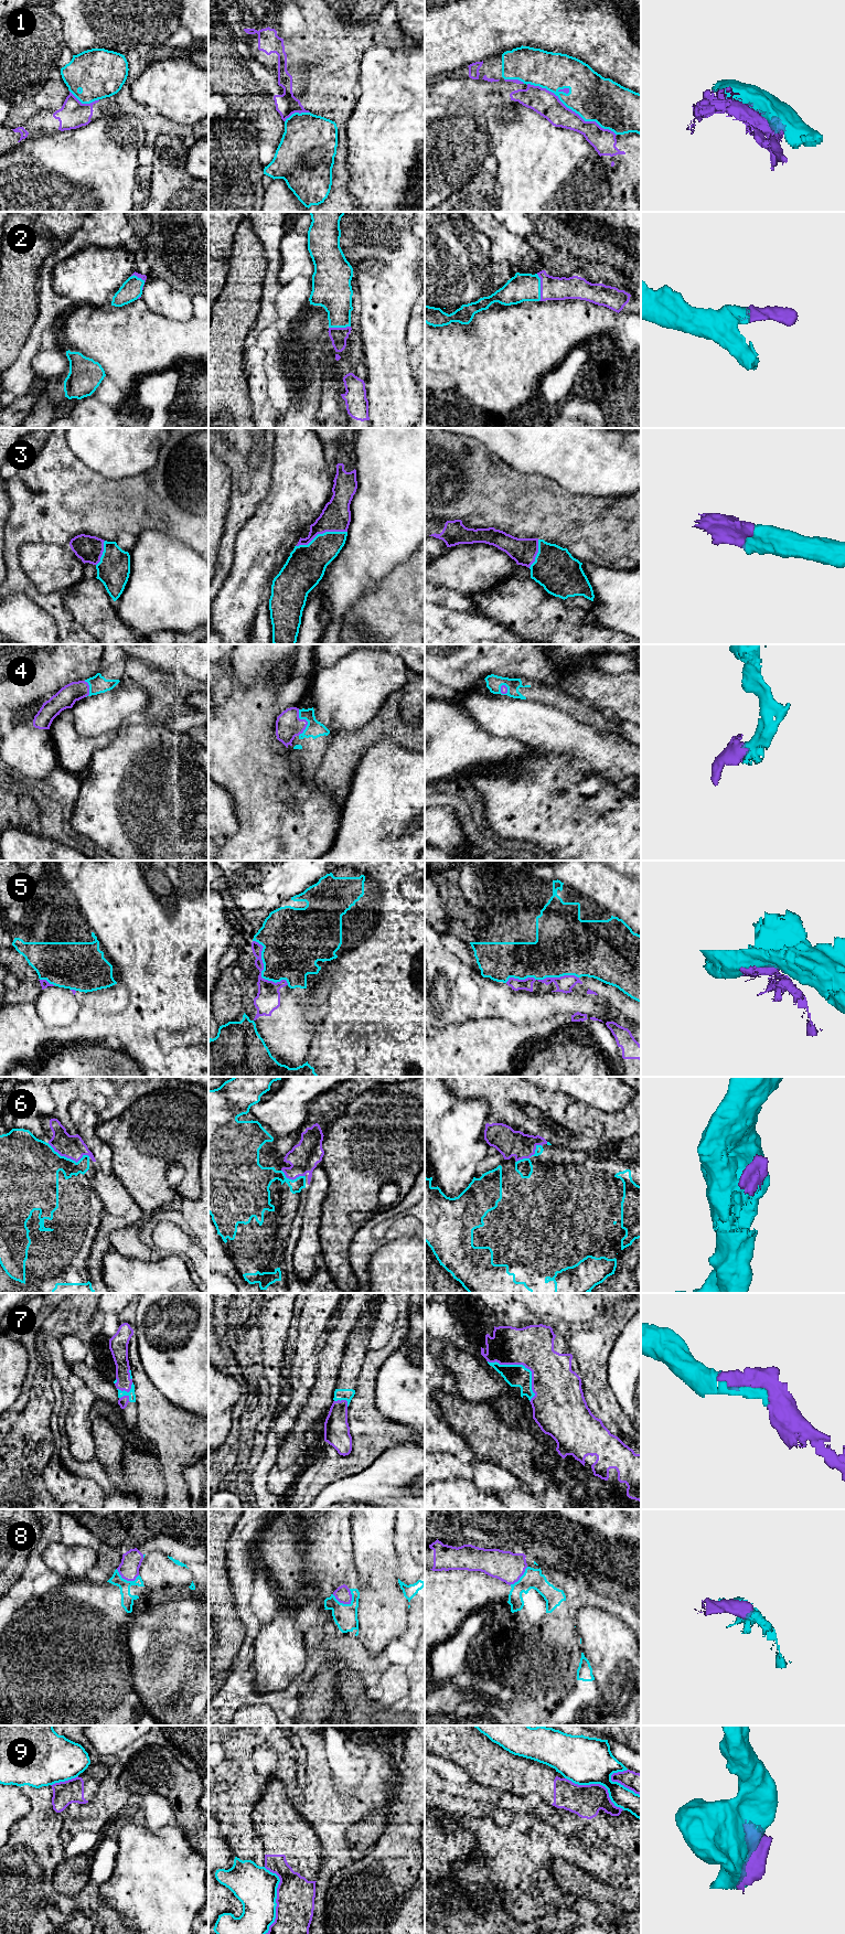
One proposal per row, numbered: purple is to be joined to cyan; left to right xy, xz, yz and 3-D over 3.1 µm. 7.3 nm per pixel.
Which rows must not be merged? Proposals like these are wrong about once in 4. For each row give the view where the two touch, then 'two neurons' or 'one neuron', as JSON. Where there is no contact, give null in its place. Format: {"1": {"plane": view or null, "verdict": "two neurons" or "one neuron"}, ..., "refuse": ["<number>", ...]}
{"1": {"plane": "yz", "verdict": "one neuron"}, "2": {"plane": "yz", "verdict": "one neuron"}, "3": {"plane": "xz", "verdict": "one neuron"}, "4": {"plane": "xz", "verdict": "one neuron"}, "5": {"plane": "xz", "verdict": "two neurons"}, "6": {"plane": "xy", "verdict": "two neurons"}, "7": {"plane": "yz", "verdict": "one neuron"}, "8": {"plane": "xz", "verdict": "one neuron"}, "9": {"plane": "xz", "verdict": "two neurons"}, "refuse": ["5", "6", "9"]}

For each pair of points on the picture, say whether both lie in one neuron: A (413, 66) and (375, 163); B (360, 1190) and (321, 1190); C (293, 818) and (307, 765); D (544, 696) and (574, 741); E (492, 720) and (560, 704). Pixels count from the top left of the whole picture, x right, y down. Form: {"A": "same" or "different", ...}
{"A": "same", "B": "different", "C": "different", "D": "different", "E": "different"}

